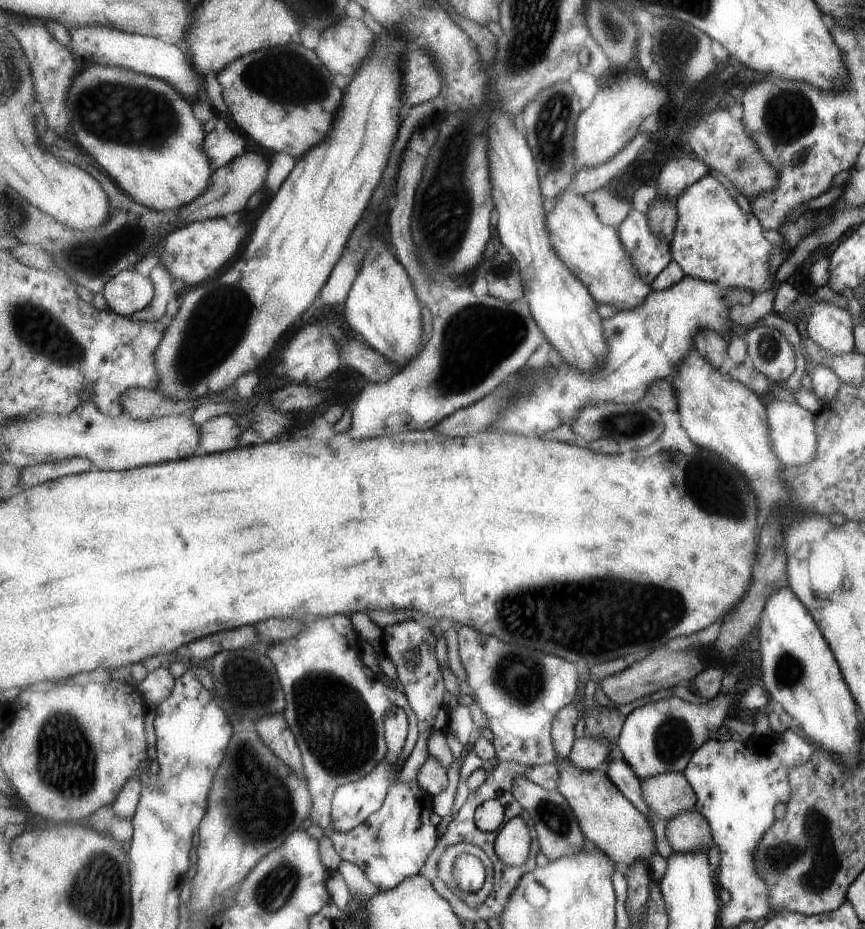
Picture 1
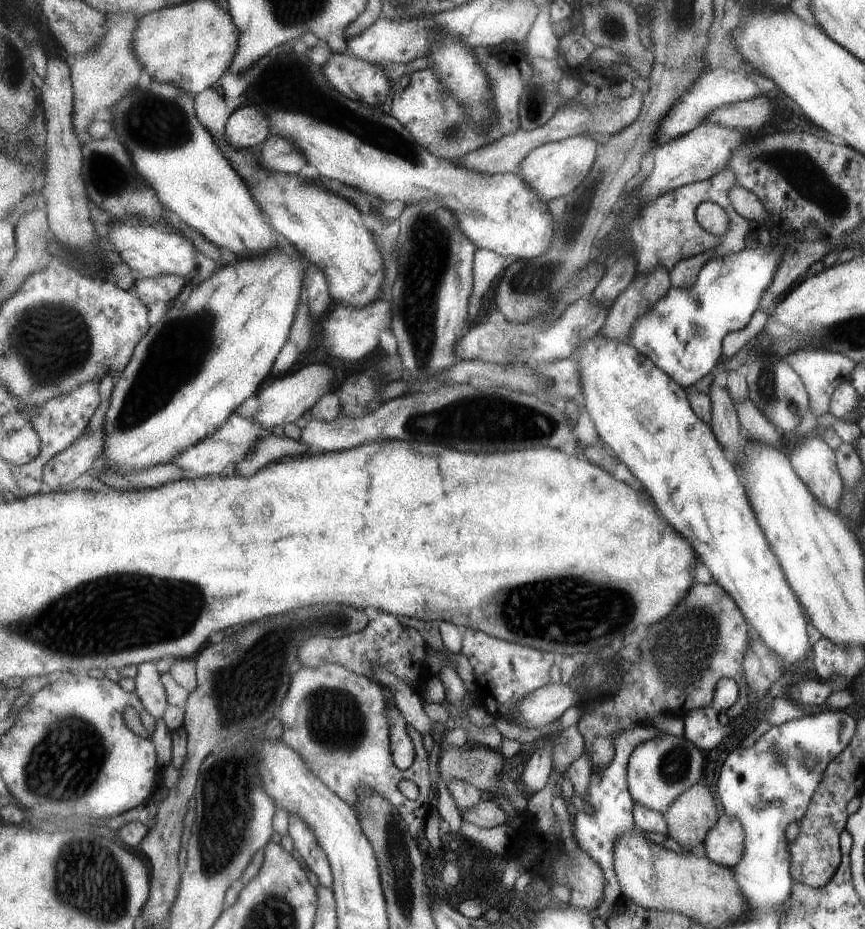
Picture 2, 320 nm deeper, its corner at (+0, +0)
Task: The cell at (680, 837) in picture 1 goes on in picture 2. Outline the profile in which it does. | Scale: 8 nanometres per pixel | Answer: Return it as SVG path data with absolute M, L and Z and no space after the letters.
M726 811L704 842L704 854L721 866L734 868L742 859L745 848L745 829L742 822Z

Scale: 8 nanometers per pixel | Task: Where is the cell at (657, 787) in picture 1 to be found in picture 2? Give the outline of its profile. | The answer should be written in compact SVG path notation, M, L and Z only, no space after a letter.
M703 781L687 789L664 815L669 827L667 836L686 849L685 853L703 853L709 831L721 818L713 792Z

